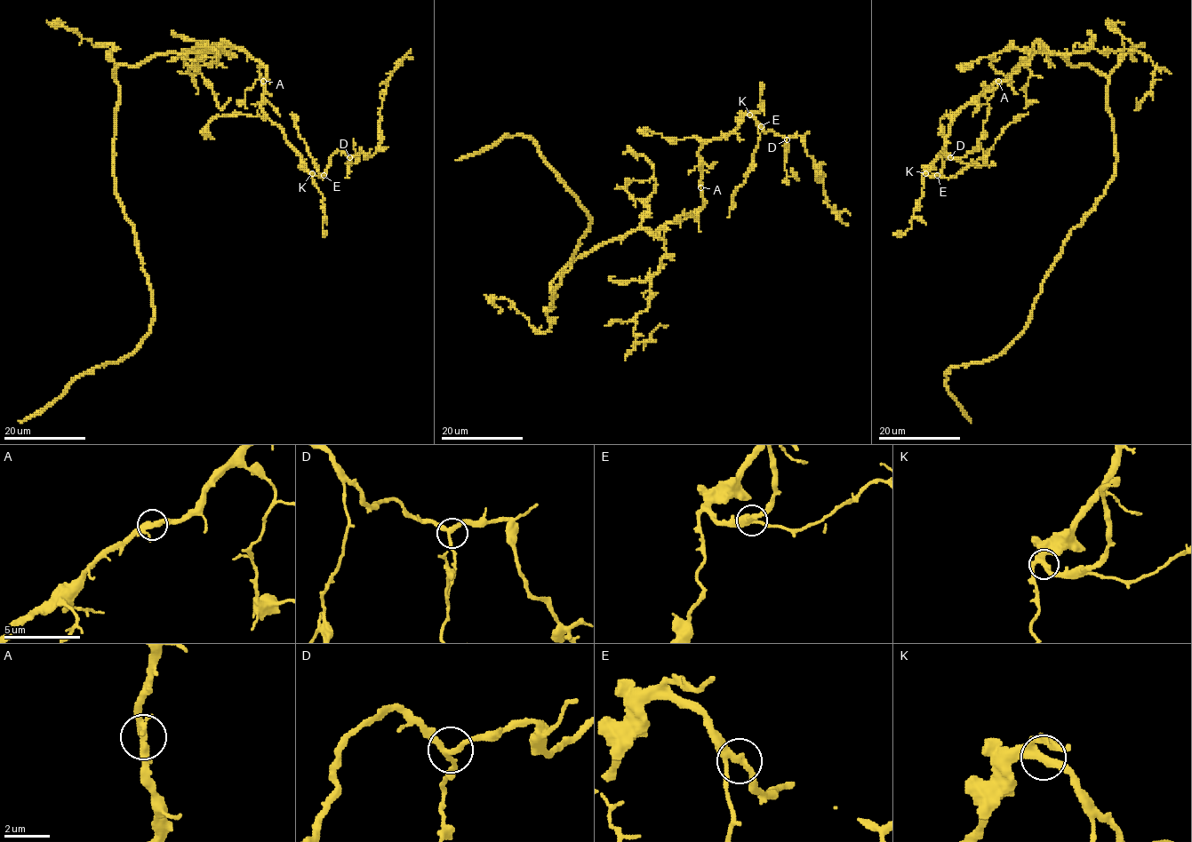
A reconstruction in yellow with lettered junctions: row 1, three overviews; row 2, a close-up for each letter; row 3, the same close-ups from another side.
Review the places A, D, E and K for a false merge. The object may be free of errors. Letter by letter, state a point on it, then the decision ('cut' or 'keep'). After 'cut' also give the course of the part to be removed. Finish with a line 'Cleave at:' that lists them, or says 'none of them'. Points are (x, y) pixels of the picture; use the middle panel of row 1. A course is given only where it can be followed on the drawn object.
A: place (700, 187); keep
D: place (787, 139); keep
E: place (761, 126); keep
K: place (749, 115); keep
Cleave at: none of them

